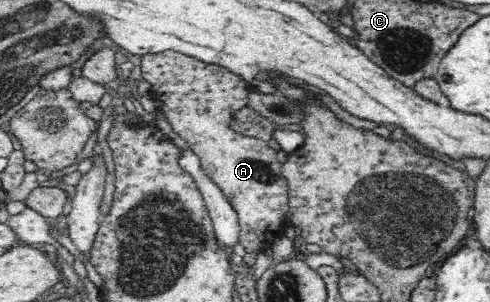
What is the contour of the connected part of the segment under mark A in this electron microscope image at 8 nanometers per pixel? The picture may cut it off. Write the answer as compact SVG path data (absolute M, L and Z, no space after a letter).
M164 52L162 56L140 55L140 72L144 83L151 86L150 96L157 102L157 108L169 122L172 130L180 135L188 146L200 156L203 170L214 183L224 189L226 199L232 203L239 220L239 240L246 251L258 253L270 248L275 237L283 236L284 222L288 212L289 198L287 180L282 175L282 164L278 162L276 150L270 149L265 141L242 134L232 127L234 114L247 106L250 91L249 81L227 68L215 64L202 64L190 56L178 56L176 52Z

